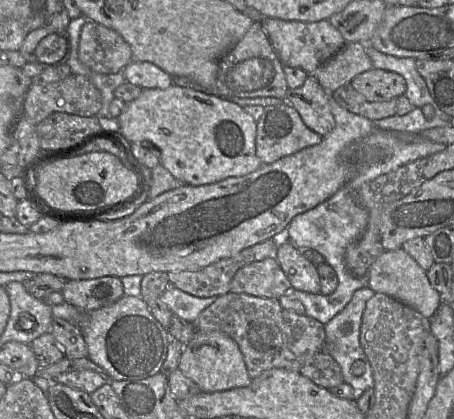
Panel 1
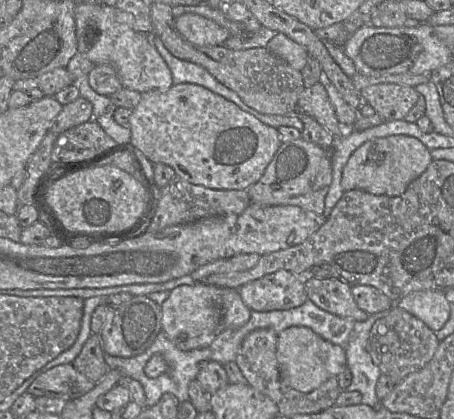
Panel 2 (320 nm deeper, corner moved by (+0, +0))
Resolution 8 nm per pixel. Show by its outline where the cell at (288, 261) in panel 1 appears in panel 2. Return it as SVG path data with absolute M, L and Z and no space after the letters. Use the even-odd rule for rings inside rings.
M307 275L304 277L304 286L308 300L324 311L360 322L369 316L357 306L352 286L343 279L319 279Z

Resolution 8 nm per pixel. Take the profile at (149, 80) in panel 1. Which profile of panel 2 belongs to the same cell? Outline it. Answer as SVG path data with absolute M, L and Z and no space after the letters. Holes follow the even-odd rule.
M80 1L75 8L75 24L78 52L82 53L93 64L112 66L124 88L142 94L153 90L167 90L173 86L172 73L152 43L152 36L156 35L148 35L136 30L132 14L106 4L95 5Z

